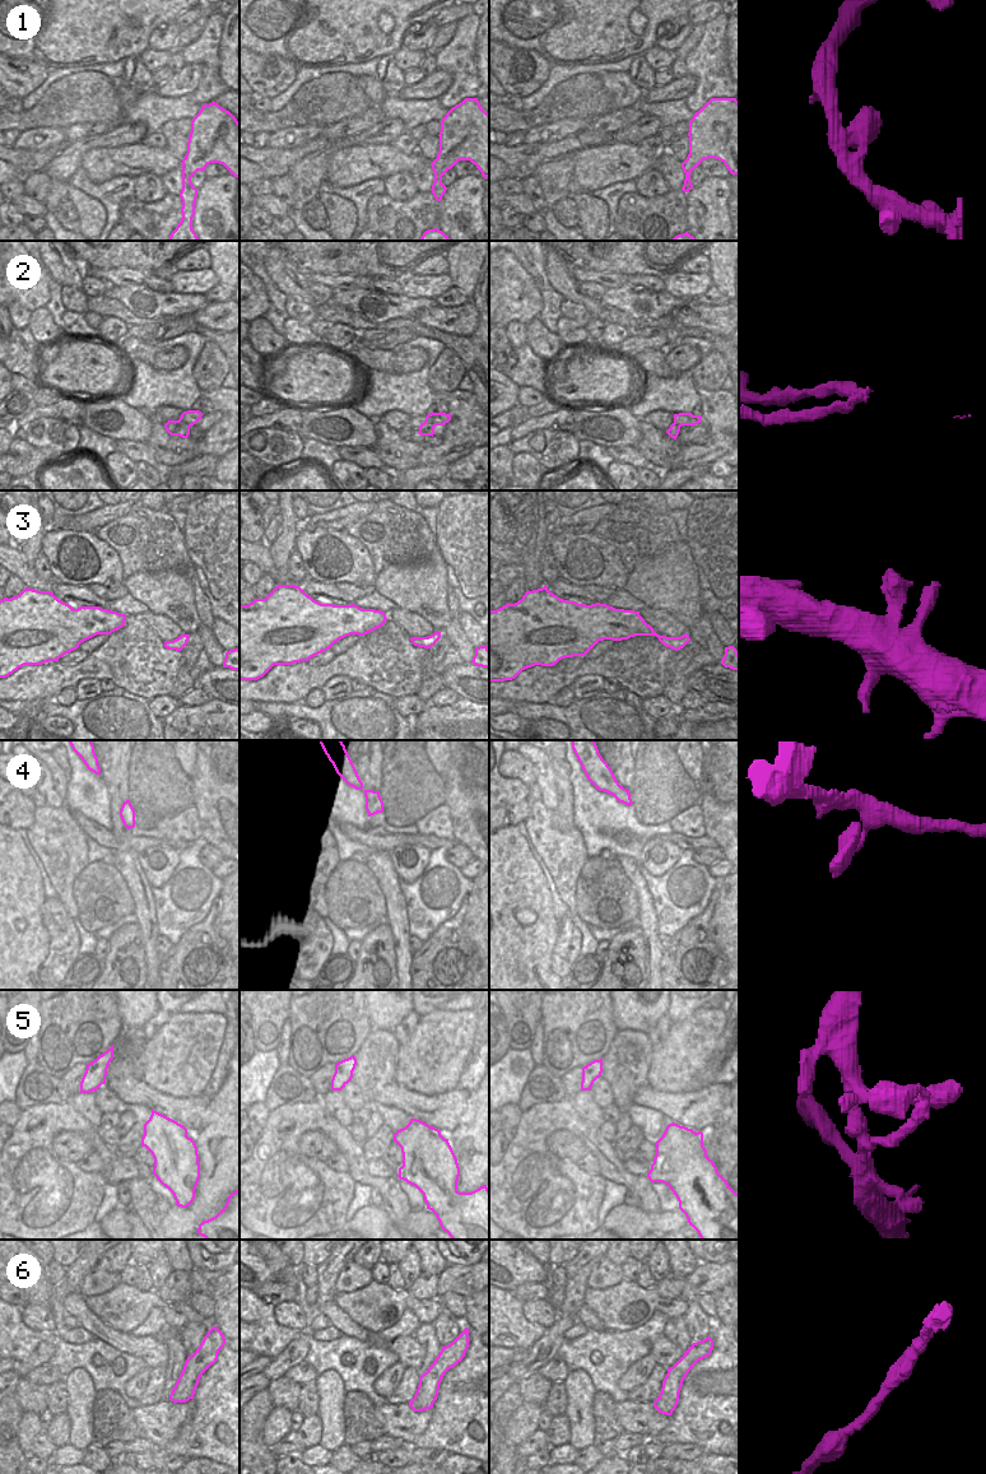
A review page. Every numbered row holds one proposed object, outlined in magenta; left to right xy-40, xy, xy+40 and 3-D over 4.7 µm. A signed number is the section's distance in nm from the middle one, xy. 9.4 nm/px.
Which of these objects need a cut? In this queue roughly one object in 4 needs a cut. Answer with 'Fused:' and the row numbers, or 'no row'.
Fused: 2

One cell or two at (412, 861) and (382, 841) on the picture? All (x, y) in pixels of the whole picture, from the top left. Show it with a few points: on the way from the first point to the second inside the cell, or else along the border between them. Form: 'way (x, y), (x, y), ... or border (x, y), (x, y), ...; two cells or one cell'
border (423, 846), (395, 846), (389, 851); two cells

